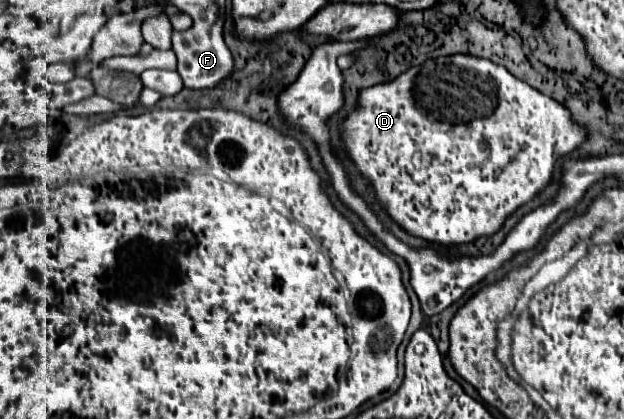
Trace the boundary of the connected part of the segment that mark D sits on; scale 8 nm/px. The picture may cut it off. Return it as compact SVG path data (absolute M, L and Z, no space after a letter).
M452 55L452 57L440 57L436 61L428 59L424 65L410 67L406 73L402 73L398 79L394 79L390 83L382 83L382 85L364 89L360 93L360 107L344 121L342 133L344 133L344 143L348 145L356 167L360 169L362 175L366 175L370 179L372 189L376 191L378 199L382 201L386 213L400 227L404 227L408 233L412 233L416 237L424 237L428 241L436 241L436 243L444 243L444 245L468 243L468 241L474 241L476 237L496 233L502 227L504 219L512 211L516 211L520 205L528 203L538 191L542 191L552 179L556 159L562 155L568 155L570 151L576 149L576 145L584 143L588 131L582 125L572 123L570 111L564 105L560 105L558 101L532 89L524 81L510 75L504 67L500 67L488 59L476 59L470 55Z

